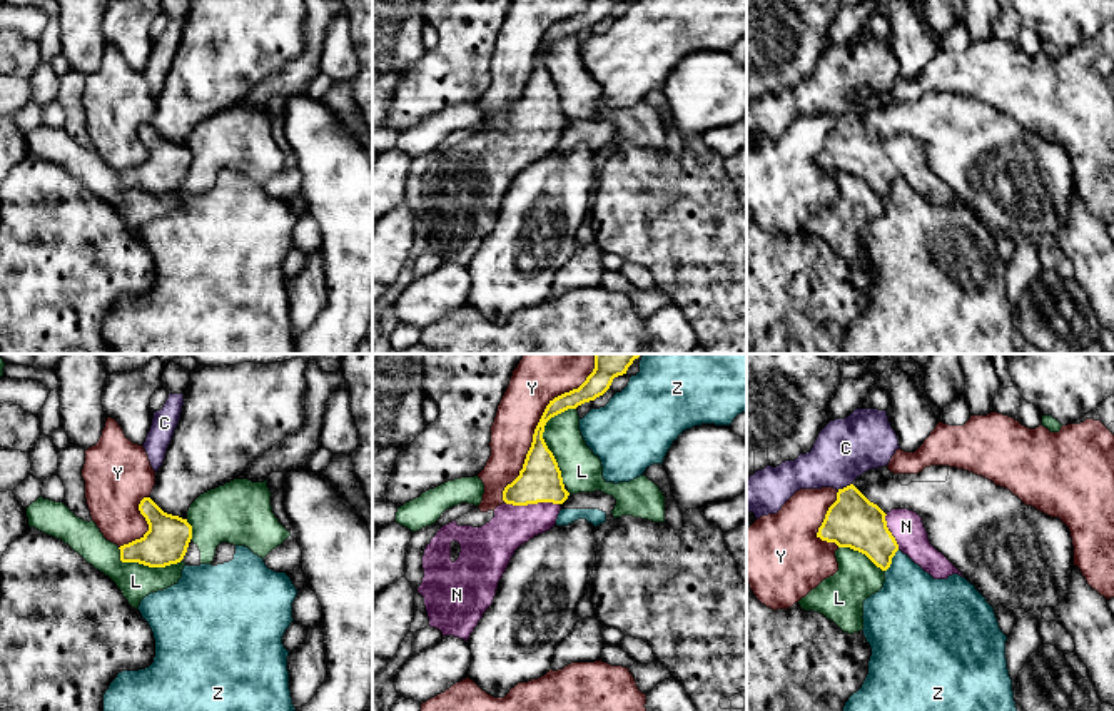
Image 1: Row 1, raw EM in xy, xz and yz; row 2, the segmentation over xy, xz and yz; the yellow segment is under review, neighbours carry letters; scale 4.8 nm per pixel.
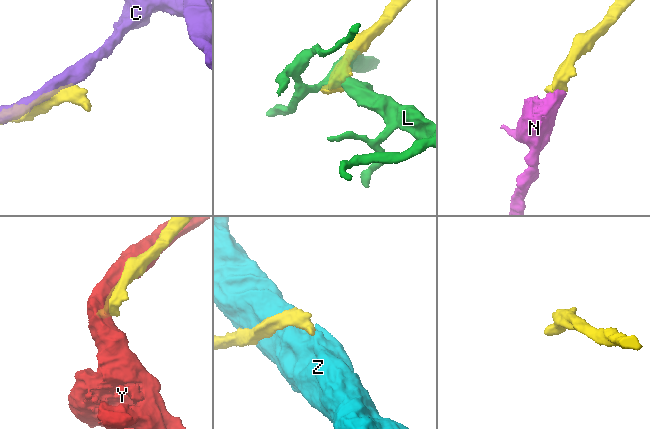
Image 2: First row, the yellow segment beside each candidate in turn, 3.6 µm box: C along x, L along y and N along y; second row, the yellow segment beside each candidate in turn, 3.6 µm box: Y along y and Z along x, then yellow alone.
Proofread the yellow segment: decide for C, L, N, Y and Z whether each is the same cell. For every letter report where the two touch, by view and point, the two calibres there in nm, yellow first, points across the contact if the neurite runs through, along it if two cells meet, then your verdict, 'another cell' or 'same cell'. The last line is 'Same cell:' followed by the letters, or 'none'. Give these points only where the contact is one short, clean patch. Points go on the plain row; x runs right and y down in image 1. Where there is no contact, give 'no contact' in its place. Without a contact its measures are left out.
C: meets yellow in yz at (844, 114); 260 nm thick on the yellow side, 280 nm on the other; another cell
L: meets yellow in xz at (543, 65); 200 nm thick on the yellow side, 200 nm on the other; another cell
N: meets yellow in xz at (531, 129); 200 nm thick on the yellow side, 200 nm on the other; runs through xz (540, 105), (540, 114), (531, 129), (511, 152); same cell
Y: meets yellow in xz at (535, 59); 200 nm thick on the yellow side, 200 nm on the other; another cell
Z: meets yellow in yz at (891, 187); 240 nm thick on the yellow side, 360 nm on the other; border along yz (899, 176), (886, 197); another cell
Same cell: N

